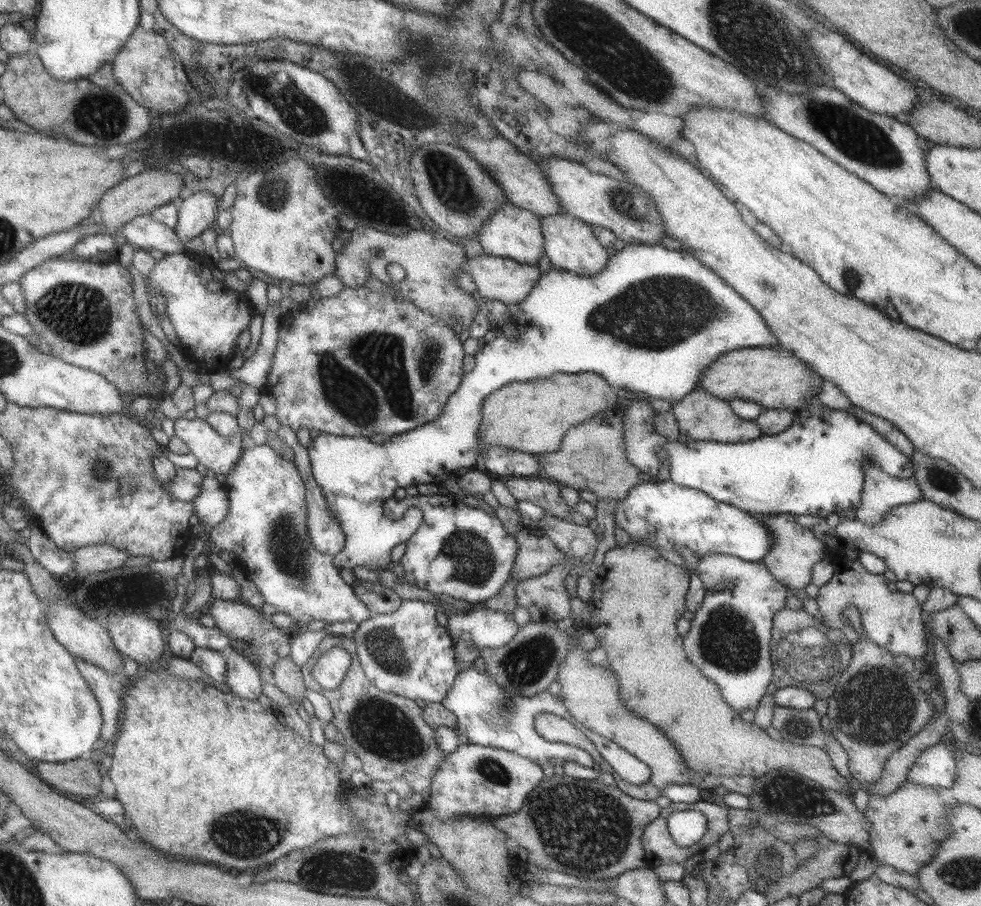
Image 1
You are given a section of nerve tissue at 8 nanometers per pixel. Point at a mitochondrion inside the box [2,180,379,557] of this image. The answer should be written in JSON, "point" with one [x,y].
{"point":[79,315]}

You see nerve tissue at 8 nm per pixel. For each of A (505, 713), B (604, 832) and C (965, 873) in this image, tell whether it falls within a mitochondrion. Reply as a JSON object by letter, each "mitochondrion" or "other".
{"A":"mitochondrion","B":"mitochondrion","C":"mitochondrion"}

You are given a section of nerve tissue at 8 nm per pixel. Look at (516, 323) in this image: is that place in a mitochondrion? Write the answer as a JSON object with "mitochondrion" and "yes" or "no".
{"mitochondrion":"no"}

